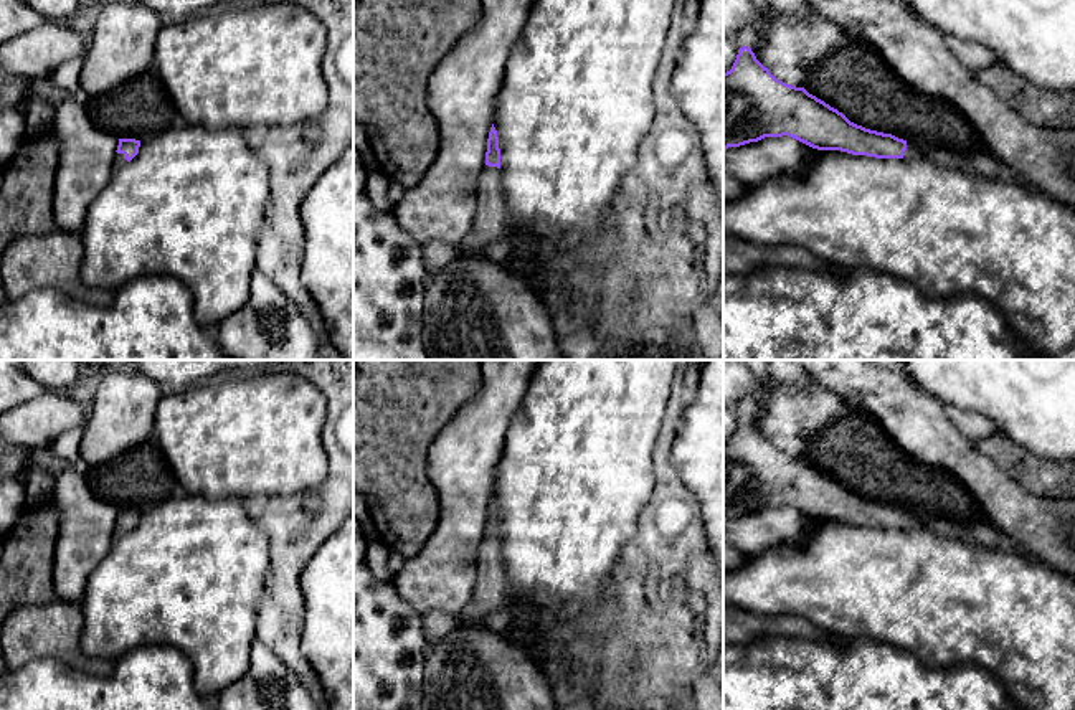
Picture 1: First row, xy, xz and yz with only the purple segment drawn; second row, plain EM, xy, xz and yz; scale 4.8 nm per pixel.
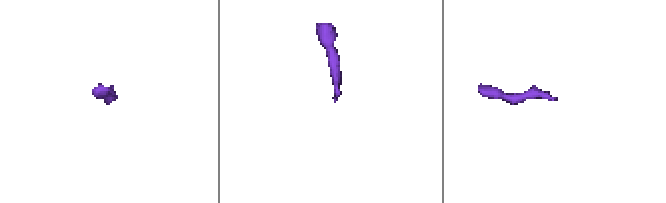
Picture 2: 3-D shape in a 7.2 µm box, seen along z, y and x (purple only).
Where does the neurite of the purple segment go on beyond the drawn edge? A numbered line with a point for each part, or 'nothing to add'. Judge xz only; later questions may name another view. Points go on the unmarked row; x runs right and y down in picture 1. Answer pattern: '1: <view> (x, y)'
1: xz (491, 593)

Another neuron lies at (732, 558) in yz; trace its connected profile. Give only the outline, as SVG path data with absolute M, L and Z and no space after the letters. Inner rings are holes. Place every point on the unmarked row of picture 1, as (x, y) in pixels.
M723 543L723 573L736 570L746 563L748 556Z

